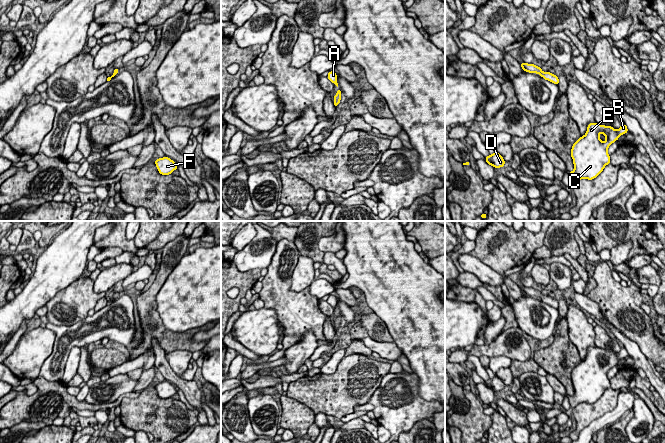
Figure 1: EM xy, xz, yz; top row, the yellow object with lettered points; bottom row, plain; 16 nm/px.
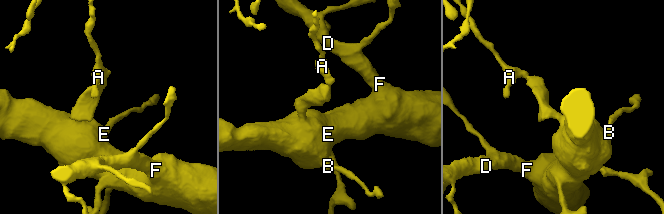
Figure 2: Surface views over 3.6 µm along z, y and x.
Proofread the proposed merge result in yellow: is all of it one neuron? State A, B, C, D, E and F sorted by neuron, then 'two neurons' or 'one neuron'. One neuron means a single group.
A B C D E F; one neuron

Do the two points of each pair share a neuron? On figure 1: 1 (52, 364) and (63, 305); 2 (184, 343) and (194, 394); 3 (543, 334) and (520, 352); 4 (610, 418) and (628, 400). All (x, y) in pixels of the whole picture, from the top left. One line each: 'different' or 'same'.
1: different
2: different
3: different
4: same

